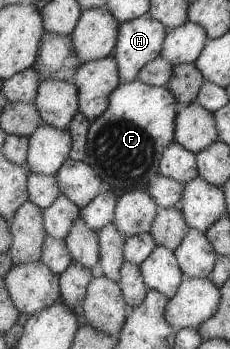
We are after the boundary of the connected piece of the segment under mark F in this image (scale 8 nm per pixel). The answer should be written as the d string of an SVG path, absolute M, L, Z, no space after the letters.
M197 63L177 64L166 86L151 87L138 79L121 82L110 95L110 106L99 119L92 121L88 134L89 157L85 161L103 180L101 193L111 190L119 199L124 193L149 188L151 177L159 175L161 160L167 147L176 142L177 102L190 105L196 101L206 82Z

